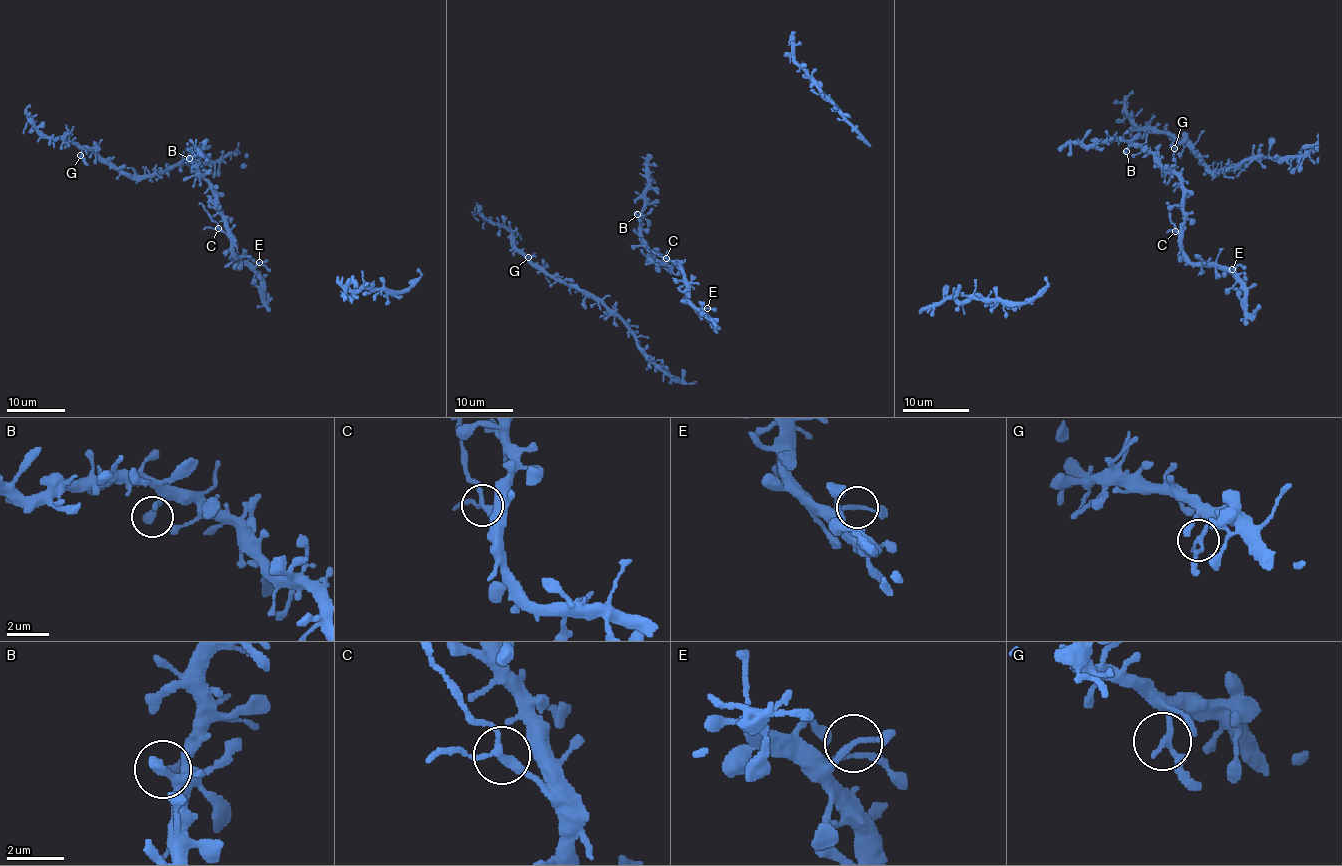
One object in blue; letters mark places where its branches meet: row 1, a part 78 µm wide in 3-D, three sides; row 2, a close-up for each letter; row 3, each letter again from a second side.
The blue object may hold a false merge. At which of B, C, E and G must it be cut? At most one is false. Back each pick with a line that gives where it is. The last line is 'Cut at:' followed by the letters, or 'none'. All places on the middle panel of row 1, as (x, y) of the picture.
C: Place: (666, 258)
Cut at: C

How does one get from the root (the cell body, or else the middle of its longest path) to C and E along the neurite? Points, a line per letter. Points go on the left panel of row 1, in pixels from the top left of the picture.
C: (199, 152), (193, 149), (193, 165), (212, 192), (215, 209), (225, 230), (218, 228)
E: (199, 152), (193, 149), (193, 165), (212, 192), (215, 209), (230, 239), (230, 249), (250, 267), (259, 262)

